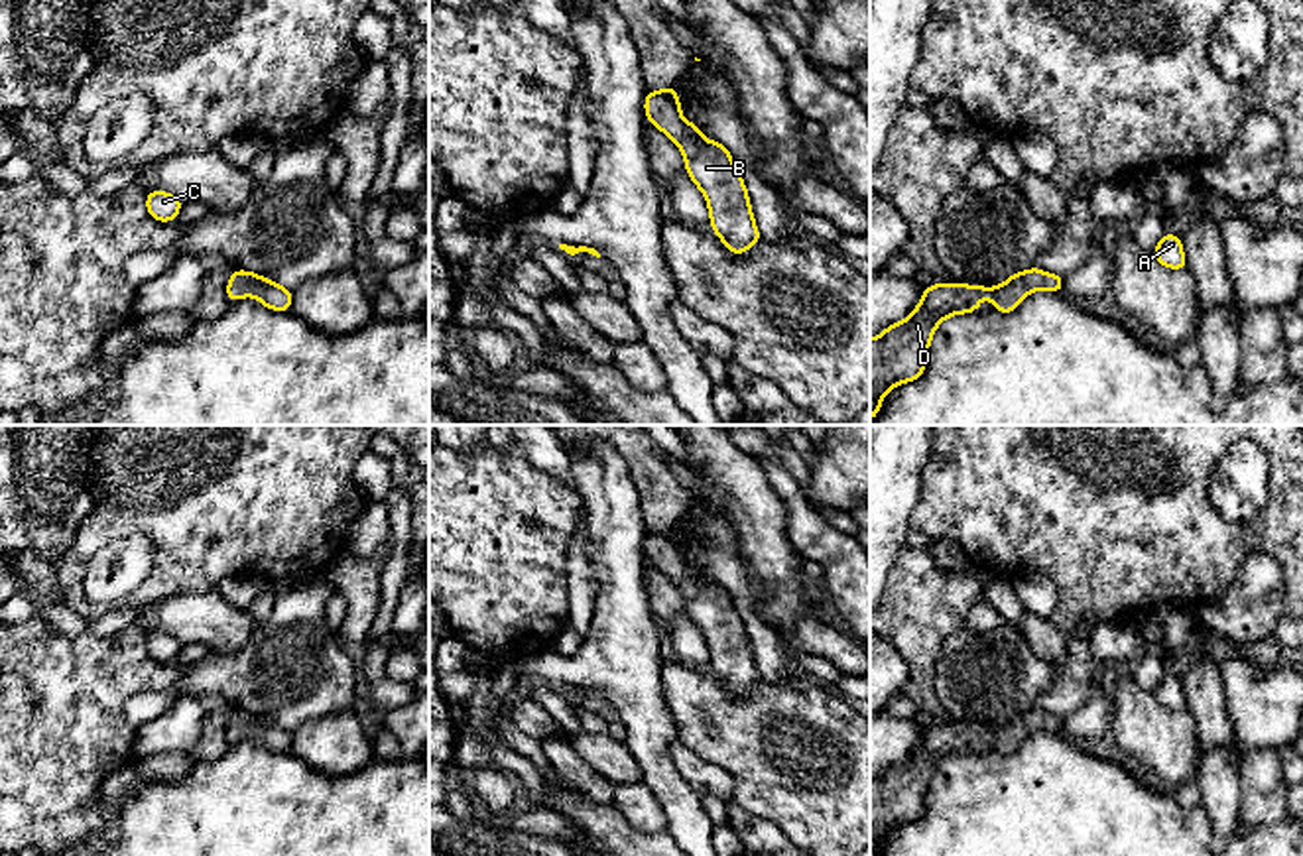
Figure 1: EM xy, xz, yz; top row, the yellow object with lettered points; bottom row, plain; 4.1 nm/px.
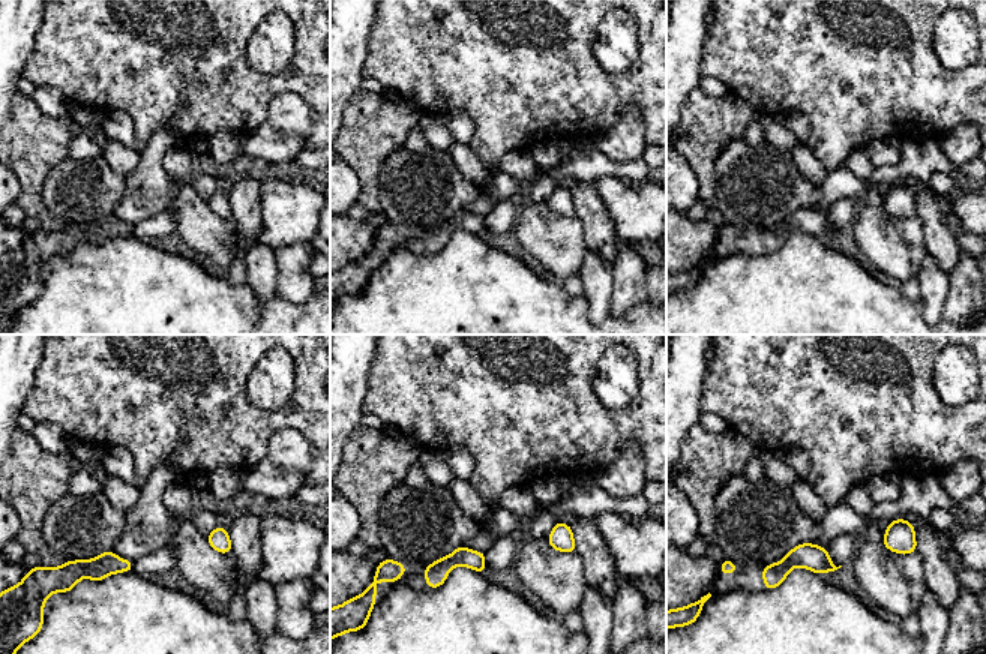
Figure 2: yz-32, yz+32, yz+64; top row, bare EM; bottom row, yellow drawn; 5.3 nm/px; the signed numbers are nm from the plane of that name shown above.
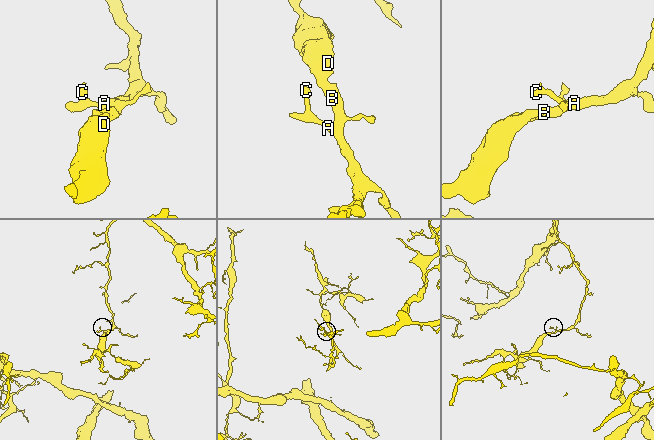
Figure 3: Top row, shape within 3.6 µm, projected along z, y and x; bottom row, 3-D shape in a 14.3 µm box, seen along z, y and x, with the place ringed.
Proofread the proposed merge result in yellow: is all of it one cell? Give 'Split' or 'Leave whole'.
Leave whole

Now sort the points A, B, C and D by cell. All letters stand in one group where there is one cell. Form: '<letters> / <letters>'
A B C D

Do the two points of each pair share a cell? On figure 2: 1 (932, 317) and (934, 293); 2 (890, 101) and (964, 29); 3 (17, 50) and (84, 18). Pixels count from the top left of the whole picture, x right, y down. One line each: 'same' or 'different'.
1: same
2: different
3: different

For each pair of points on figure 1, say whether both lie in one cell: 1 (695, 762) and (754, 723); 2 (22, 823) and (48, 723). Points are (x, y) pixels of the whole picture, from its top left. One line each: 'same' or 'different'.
1: different
2: same

